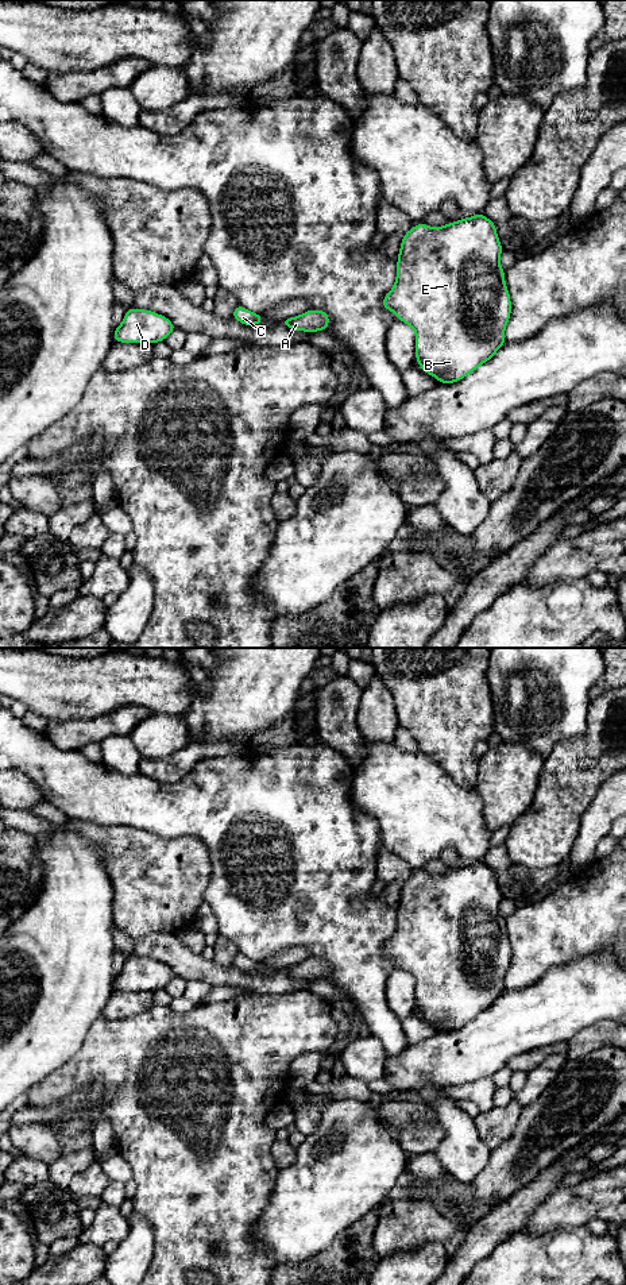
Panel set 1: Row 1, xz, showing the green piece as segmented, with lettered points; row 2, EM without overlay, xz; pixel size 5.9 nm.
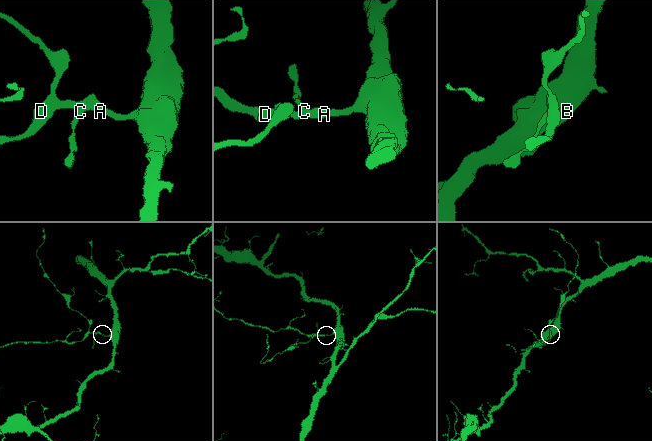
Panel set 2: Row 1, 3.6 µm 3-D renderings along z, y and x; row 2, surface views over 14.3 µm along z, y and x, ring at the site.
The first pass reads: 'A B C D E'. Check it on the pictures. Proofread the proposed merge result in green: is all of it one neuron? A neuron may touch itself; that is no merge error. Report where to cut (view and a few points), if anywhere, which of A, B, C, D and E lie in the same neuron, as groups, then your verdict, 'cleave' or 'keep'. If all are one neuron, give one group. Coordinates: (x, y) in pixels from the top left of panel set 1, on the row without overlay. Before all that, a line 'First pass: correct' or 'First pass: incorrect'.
First pass: correct
no cut | A B C D E | keep

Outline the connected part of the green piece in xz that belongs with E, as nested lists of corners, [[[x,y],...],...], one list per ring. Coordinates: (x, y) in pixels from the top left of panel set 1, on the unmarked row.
[[[483,861],[448,871],[444,875],[417,872],[401,890],[397,926],[382,953],[416,980],[416,1008],[421,1016],[436,1024],[438,1031],[455,1031],[490,1008],[506,991],[505,976],[511,962],[511,948],[499,911],[503,895],[496,873]]]

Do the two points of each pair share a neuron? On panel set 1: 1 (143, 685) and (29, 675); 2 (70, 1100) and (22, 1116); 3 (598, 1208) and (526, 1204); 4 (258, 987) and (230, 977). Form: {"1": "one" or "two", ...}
{"1": "one", "2": "one", "3": "two", "4": "one"}

